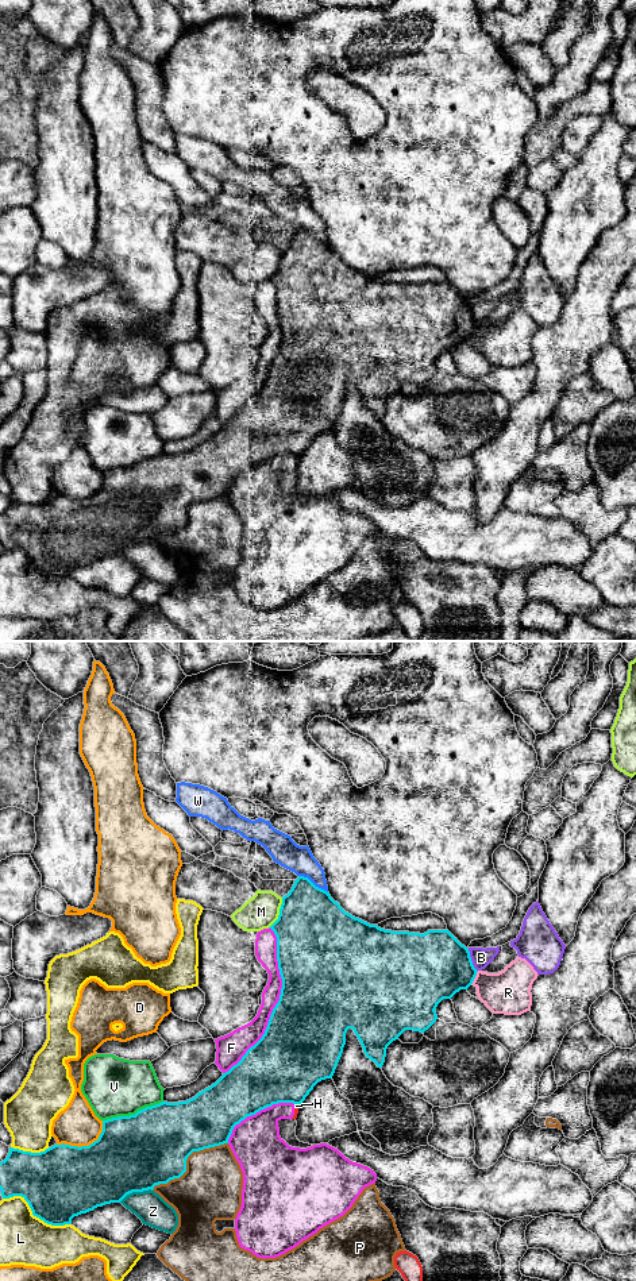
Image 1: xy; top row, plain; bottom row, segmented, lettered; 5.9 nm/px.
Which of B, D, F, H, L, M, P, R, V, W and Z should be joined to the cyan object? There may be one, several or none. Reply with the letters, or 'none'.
none

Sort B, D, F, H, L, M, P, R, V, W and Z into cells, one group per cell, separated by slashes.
B / D / F H / L / M / P / R / V / W / Z

